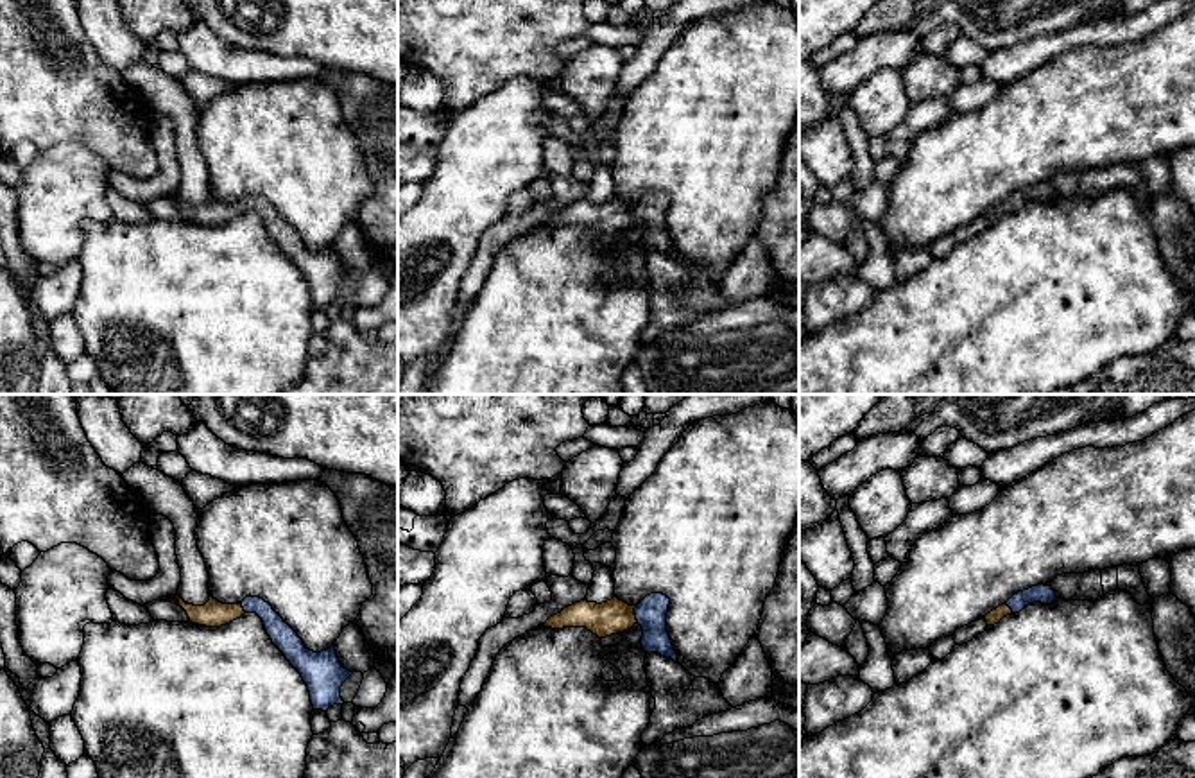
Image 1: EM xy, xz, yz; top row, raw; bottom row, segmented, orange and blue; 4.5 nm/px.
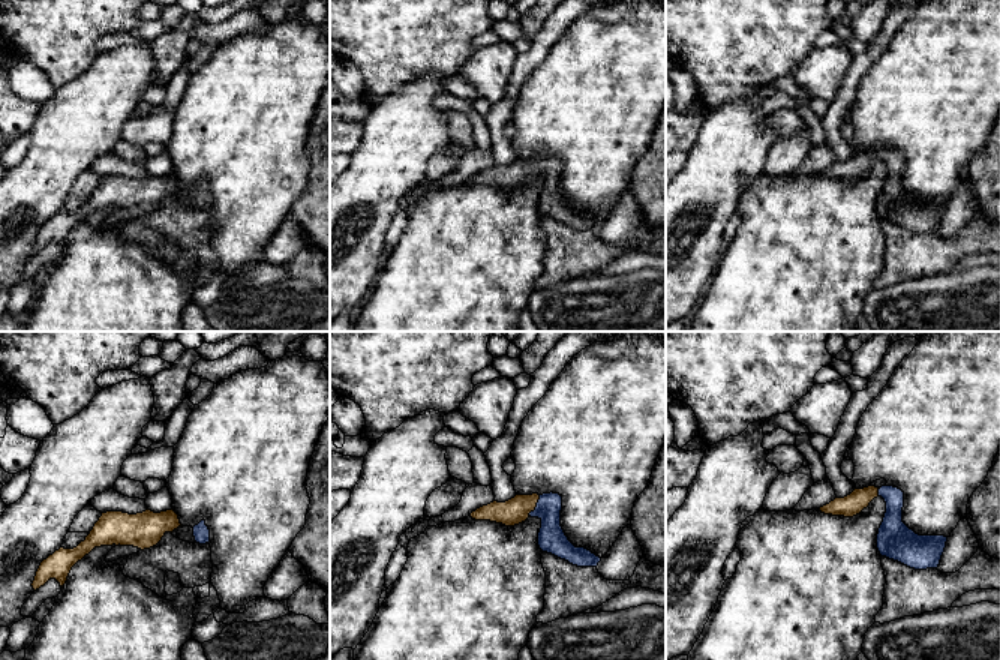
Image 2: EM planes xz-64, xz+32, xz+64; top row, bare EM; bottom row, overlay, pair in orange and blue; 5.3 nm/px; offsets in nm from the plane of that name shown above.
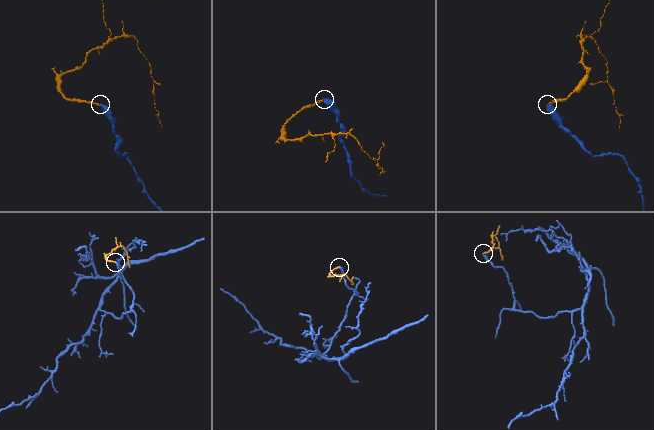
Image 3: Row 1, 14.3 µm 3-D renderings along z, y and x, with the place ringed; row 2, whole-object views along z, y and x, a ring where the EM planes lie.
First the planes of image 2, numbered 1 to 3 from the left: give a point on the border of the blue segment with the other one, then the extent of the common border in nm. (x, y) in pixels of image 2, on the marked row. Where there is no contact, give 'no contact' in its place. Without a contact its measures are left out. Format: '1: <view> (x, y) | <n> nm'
1: no contact
2: xz+32 (535, 506) | 130 nm
3: xz+64 (877, 492) | 40 nm

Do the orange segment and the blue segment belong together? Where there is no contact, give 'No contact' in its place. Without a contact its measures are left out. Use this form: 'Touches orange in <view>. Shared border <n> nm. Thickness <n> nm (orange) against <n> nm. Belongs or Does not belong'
Touches orange in xz. Shared border 90 nm. Thickness 150 nm (orange) against 140 nm. Belongs

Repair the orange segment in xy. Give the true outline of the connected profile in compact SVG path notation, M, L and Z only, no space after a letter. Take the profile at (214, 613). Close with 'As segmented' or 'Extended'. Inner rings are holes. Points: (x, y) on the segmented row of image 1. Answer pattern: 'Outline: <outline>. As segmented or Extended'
Outline: M177 593L176 599L192 624L206 627L220 627L240 618L244 613L256 613L272 644L301 674L314 710L326 712L333 705L346 705L340 697L340 687L353 672L340 665L335 645L321 653L306 649L297 633L263 599L245 597L240 604L222 604L210 597L204 606L186 604Z. Extended

